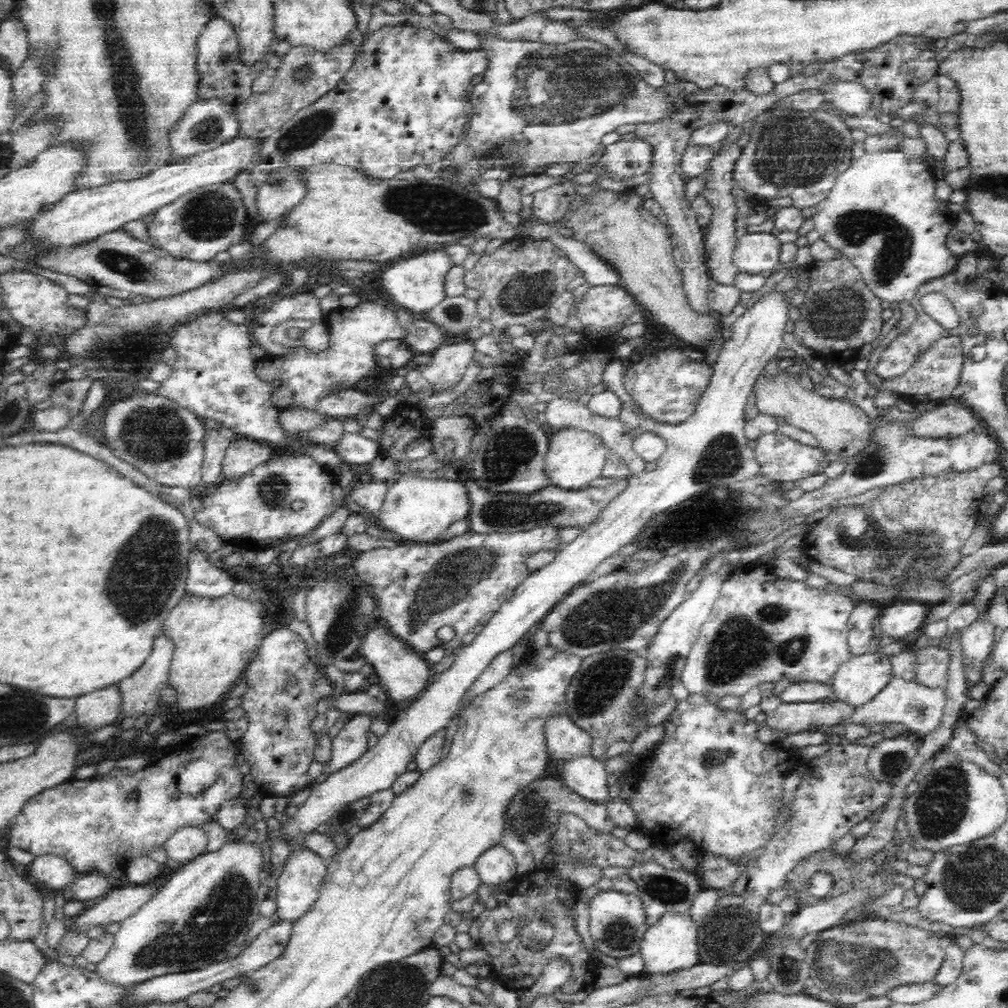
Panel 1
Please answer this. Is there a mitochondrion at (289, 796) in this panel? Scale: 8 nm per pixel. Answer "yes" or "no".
no

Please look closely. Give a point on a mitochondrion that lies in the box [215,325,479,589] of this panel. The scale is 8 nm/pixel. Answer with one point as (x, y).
(274, 492)

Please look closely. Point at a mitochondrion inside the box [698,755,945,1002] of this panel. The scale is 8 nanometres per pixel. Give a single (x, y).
(849, 968)

